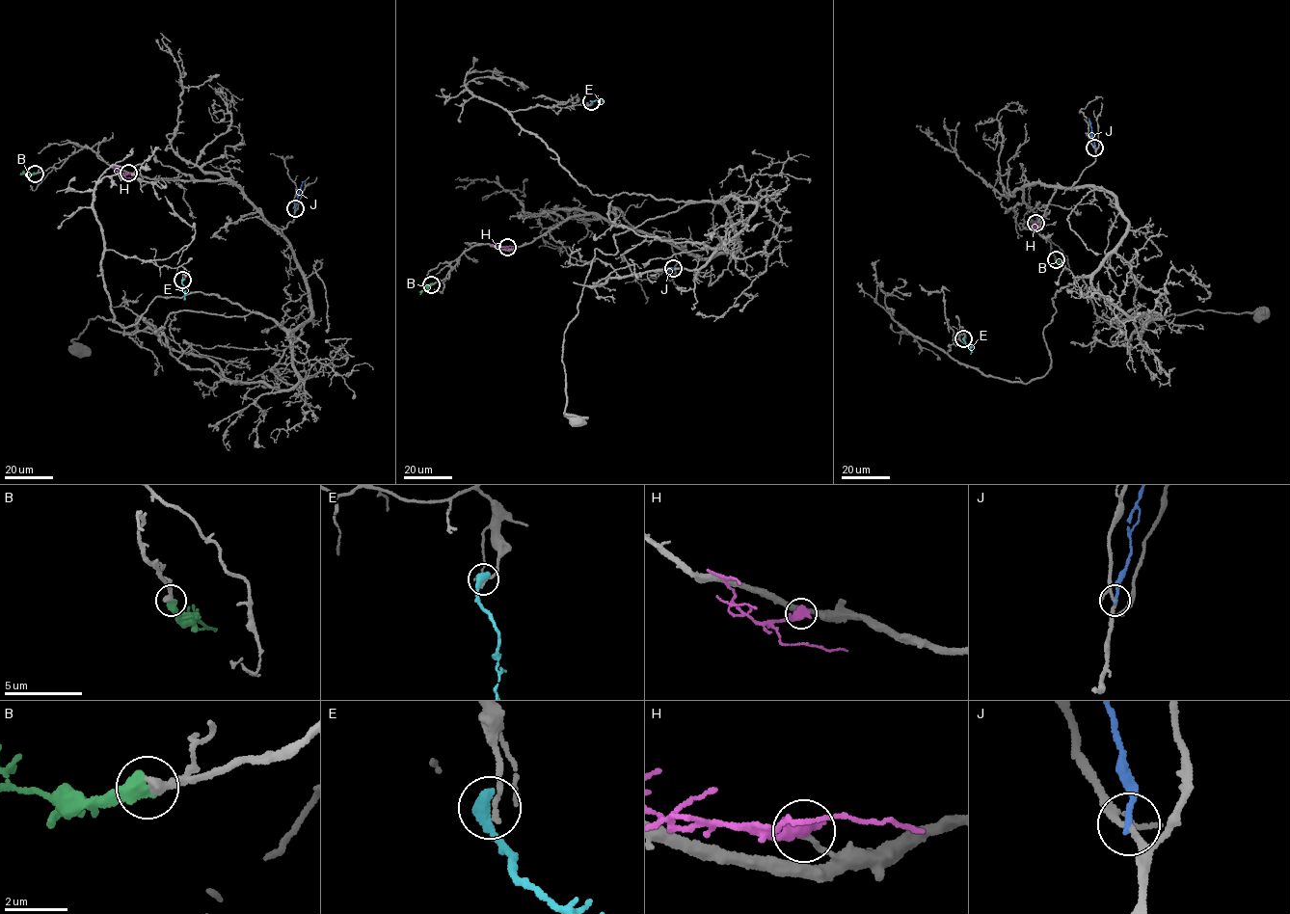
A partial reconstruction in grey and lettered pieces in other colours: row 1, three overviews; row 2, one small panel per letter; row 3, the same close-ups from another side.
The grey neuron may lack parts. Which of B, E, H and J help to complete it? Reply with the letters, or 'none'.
B

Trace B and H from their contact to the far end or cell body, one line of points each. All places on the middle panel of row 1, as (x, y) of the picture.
B: (431, 284), (419, 294)
H: (507, 247), (491, 244)

